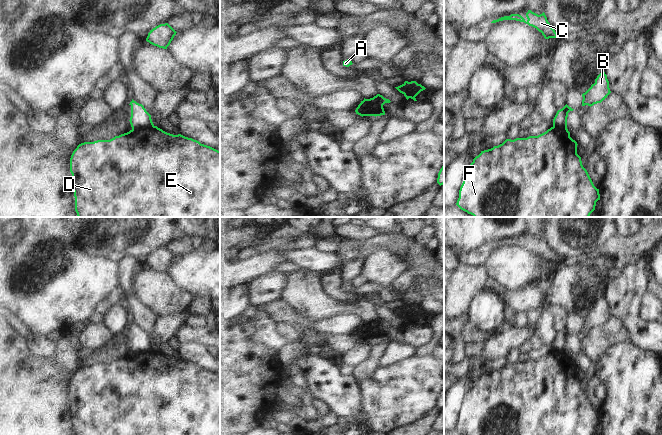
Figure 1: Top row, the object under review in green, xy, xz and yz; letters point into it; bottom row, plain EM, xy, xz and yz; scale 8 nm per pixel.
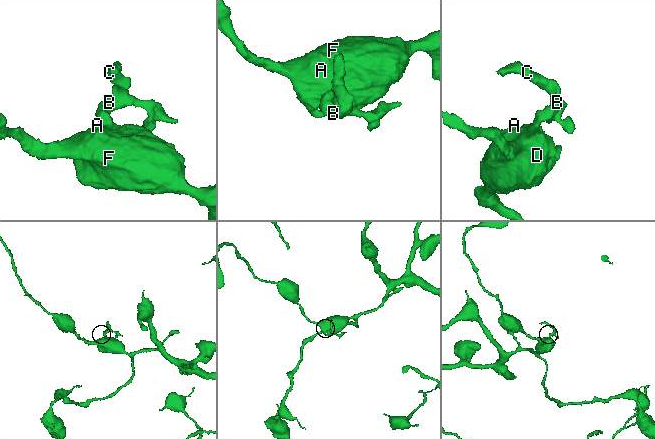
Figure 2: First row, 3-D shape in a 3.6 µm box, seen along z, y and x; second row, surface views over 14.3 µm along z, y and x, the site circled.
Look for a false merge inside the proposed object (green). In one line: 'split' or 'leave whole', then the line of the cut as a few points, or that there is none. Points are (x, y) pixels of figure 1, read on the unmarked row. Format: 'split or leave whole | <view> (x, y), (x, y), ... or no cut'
split | xy (153, 348), (141, 353), (132, 354)

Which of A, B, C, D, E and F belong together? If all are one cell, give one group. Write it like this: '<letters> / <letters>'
A D E F / B C

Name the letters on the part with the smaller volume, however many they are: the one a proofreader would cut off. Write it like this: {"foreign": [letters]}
{"foreign": ["B", "C"]}

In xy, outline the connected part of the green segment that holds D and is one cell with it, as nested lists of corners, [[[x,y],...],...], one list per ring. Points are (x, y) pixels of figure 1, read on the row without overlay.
[[[154,349],[142,354],[130,354],[110,364],[79,368],[70,382],[70,396],[75,435],[220,435],[220,375],[181,358],[167,357]]]

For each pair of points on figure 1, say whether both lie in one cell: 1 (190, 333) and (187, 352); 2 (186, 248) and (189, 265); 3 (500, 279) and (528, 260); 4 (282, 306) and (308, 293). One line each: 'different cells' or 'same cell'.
1: different cells
2: different cells
3: same cell
4: different cells

